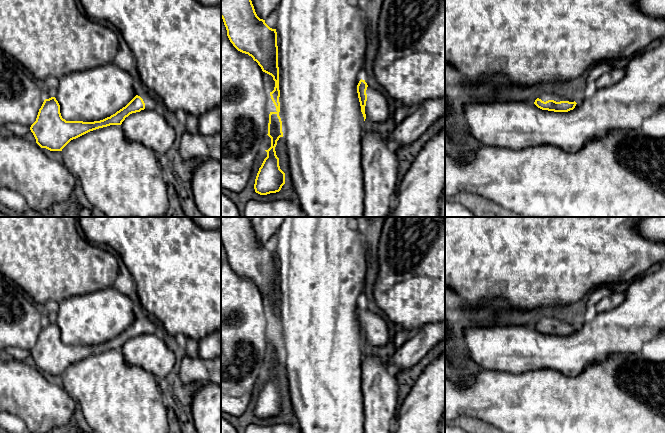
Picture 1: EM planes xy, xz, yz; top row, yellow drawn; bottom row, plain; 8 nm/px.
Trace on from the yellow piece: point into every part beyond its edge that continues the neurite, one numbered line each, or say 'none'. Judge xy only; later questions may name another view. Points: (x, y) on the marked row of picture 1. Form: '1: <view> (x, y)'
1: xy (150, 103)

